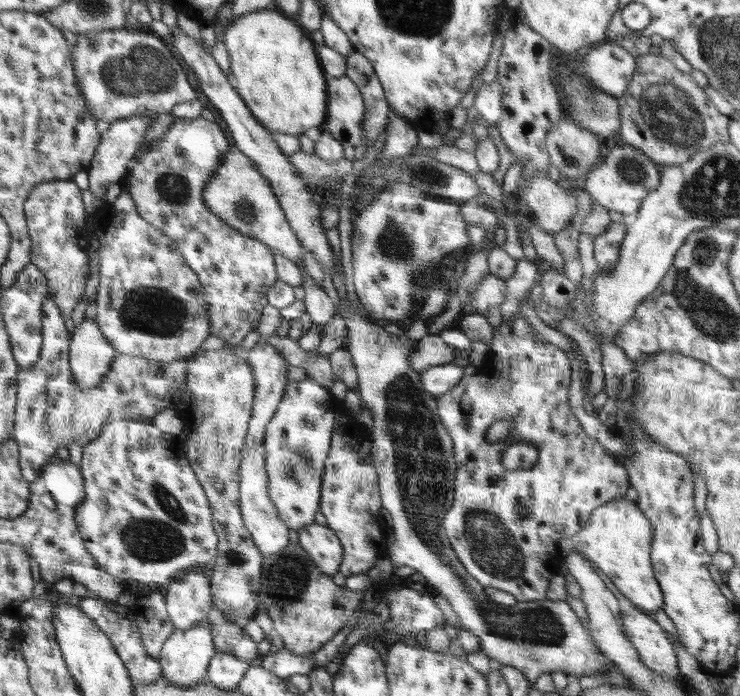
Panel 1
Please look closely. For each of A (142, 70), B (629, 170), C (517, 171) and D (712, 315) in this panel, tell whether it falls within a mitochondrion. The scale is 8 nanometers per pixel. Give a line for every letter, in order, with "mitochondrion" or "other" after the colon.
A: mitochondrion
B: mitochondrion
C: other
D: mitochondrion

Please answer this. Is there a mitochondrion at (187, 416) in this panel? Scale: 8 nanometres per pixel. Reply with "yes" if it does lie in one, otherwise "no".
no

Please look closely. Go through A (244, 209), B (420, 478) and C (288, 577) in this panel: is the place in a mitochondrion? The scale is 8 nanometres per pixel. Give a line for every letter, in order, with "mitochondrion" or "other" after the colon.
A: mitochondrion
B: mitochondrion
C: mitochondrion

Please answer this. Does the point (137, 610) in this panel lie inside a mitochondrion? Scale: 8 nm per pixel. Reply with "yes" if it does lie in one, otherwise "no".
no

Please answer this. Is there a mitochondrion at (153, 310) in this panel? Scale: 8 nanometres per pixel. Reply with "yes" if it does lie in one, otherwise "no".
yes

